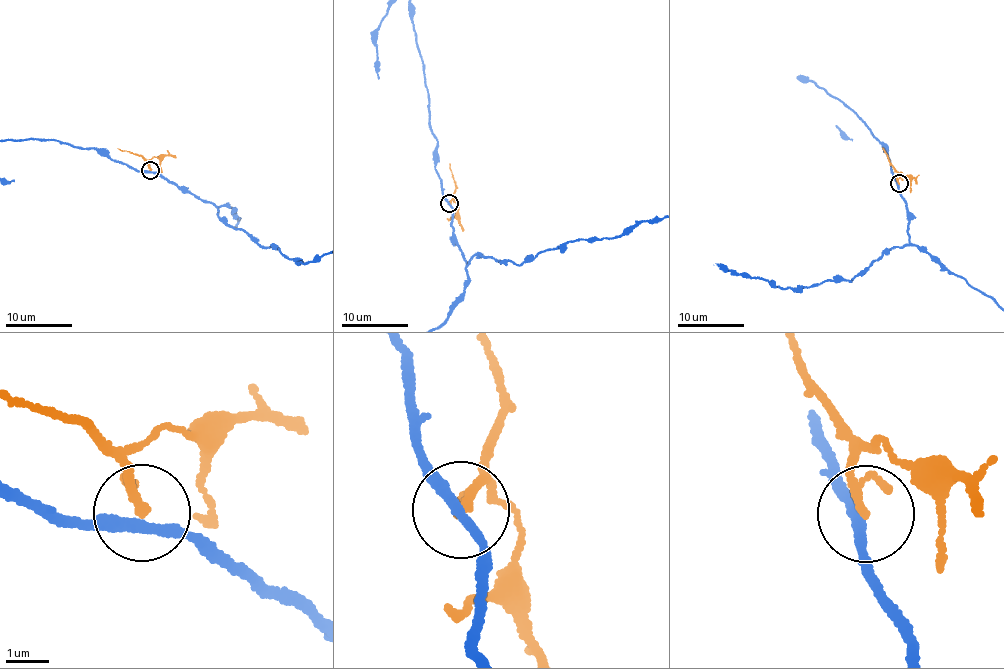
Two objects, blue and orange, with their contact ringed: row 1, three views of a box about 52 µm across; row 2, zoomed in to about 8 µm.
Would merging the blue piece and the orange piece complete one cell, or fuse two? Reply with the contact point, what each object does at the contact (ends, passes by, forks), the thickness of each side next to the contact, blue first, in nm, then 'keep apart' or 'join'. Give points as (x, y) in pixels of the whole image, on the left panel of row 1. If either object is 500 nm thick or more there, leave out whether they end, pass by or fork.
at (150, 170); blue passes by; orange passes by; 240 nm thick on the blue side, 140 nm on the other; keep apart

